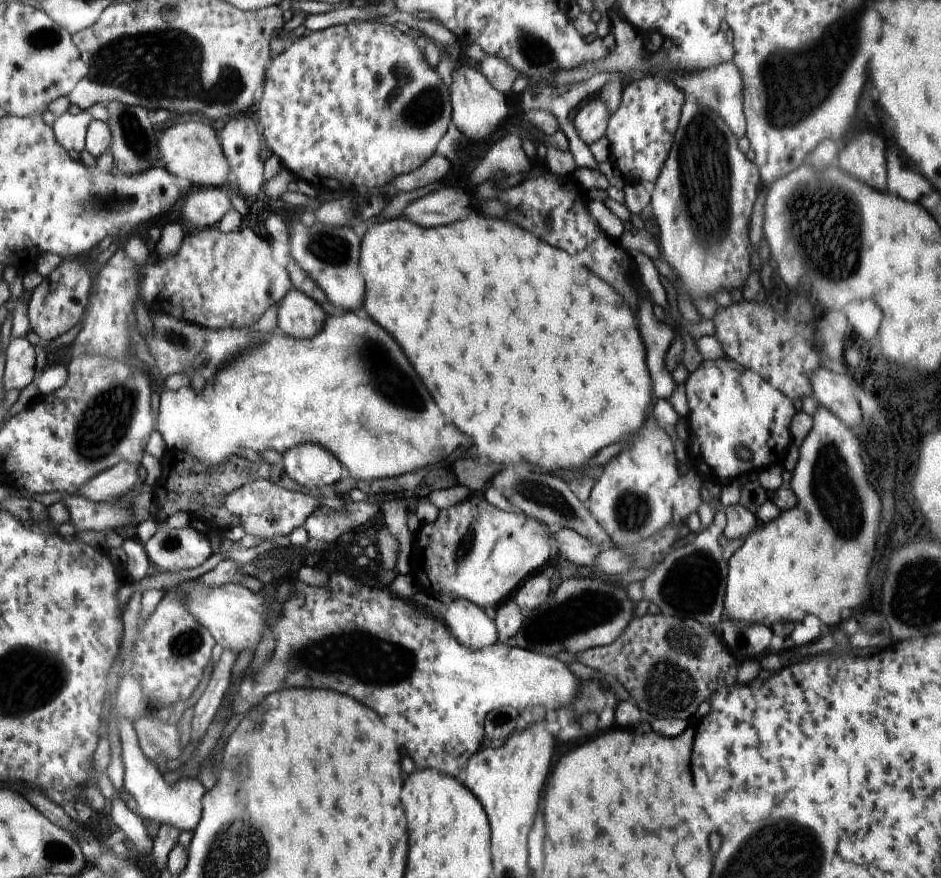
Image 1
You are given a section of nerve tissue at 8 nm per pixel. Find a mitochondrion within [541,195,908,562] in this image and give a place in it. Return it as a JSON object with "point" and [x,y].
{"point":[841,499]}

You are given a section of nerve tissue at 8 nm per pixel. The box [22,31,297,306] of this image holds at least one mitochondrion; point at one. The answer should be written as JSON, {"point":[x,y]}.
{"point":[102,200]}

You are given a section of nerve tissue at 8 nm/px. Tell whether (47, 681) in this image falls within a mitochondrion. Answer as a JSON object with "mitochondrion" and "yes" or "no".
{"mitochondrion":"yes"}

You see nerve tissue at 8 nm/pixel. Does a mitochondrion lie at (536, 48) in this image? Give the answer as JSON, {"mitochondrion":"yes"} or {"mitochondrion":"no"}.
{"mitochondrion":"yes"}

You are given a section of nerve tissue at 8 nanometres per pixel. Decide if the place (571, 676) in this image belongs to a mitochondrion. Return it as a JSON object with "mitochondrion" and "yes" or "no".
{"mitochondrion":"no"}

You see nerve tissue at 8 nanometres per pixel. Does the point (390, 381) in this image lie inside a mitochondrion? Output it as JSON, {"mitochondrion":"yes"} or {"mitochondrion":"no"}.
{"mitochondrion":"yes"}

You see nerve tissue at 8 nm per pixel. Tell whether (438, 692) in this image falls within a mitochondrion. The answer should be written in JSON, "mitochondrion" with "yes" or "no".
{"mitochondrion":"no"}

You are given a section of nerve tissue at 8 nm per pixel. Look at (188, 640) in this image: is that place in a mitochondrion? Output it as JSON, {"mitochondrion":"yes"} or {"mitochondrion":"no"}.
{"mitochondrion":"yes"}

